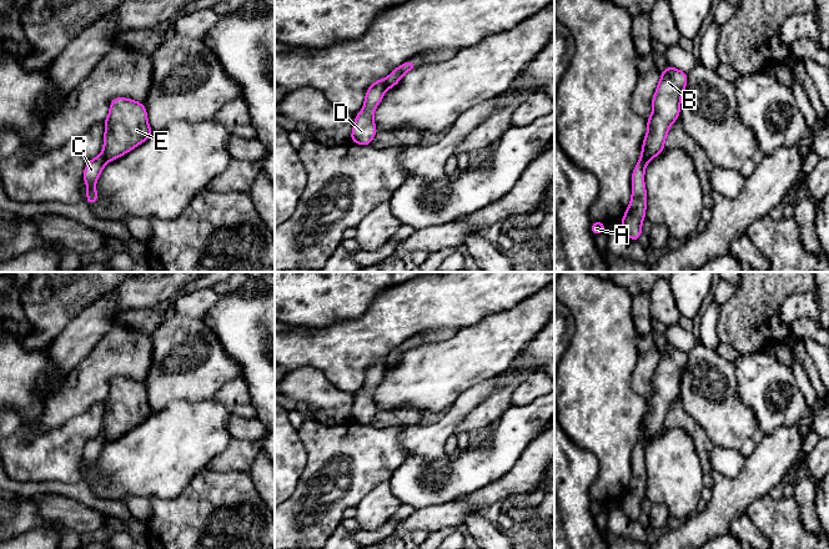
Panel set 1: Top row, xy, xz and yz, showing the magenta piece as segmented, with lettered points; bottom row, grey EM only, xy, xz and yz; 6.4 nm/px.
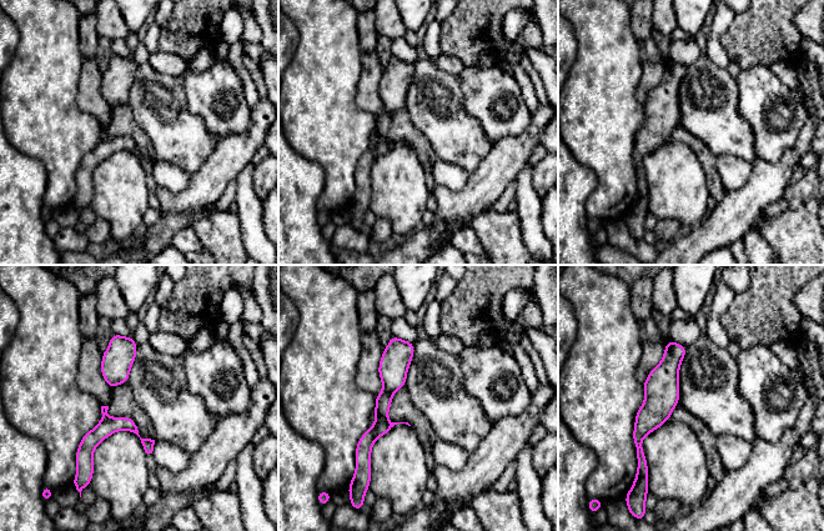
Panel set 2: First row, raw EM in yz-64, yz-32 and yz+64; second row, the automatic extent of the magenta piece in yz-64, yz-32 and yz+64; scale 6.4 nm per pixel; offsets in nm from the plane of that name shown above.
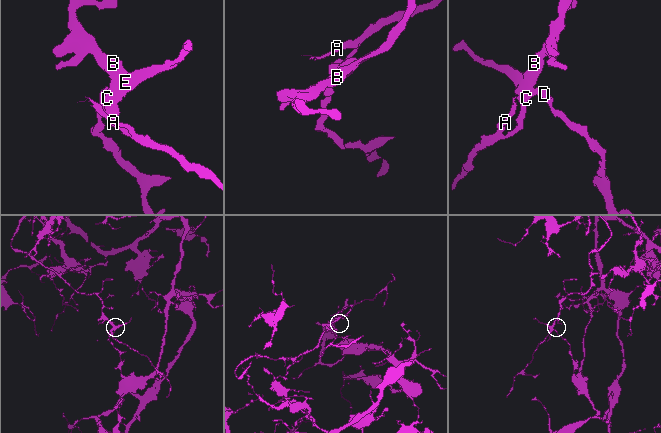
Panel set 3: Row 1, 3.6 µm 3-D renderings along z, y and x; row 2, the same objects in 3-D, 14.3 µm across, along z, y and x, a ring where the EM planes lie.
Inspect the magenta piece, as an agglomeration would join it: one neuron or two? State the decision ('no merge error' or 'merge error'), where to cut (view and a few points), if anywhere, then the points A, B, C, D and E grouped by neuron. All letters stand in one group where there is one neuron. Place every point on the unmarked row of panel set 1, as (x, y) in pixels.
merge error | yz (649, 438), (639, 441) | A C D / B E

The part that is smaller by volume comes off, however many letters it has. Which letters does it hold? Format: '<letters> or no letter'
B, E

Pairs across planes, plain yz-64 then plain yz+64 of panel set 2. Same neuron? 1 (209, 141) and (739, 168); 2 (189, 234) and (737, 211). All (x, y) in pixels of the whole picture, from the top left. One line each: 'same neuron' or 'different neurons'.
1: different neurons
2: different neurons

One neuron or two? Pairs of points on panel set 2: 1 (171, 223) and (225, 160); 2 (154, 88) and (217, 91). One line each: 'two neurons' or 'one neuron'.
1: two neurons
2: two neurons

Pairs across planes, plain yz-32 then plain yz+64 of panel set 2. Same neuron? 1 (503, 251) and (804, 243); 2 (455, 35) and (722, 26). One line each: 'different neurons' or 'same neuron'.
1: same neuron
2: different neurons

